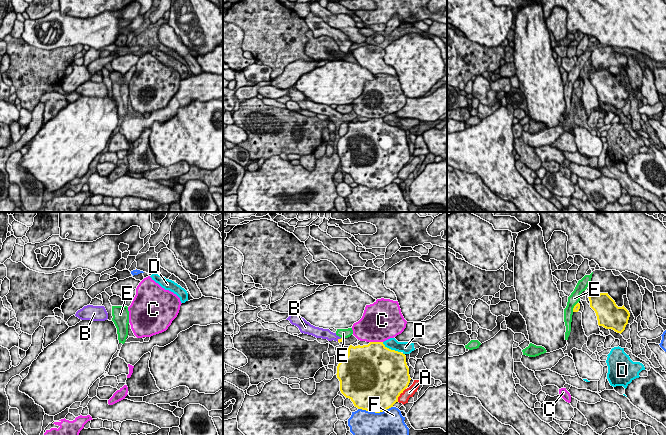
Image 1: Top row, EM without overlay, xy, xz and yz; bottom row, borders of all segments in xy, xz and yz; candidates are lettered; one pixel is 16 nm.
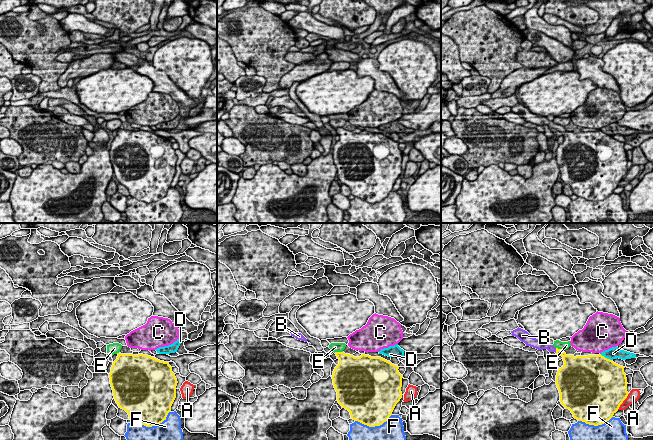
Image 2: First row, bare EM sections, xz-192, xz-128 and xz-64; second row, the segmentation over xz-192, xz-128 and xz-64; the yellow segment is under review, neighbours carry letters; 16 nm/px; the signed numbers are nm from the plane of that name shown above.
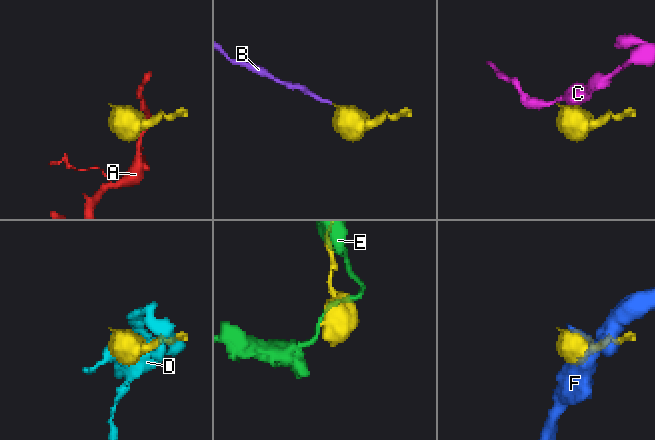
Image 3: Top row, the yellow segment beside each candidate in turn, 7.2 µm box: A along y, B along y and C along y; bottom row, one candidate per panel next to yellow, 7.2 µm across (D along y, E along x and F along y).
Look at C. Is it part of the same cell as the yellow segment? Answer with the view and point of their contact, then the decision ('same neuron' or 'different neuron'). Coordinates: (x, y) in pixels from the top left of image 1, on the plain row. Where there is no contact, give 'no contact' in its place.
xz (376, 118) | different neuron

